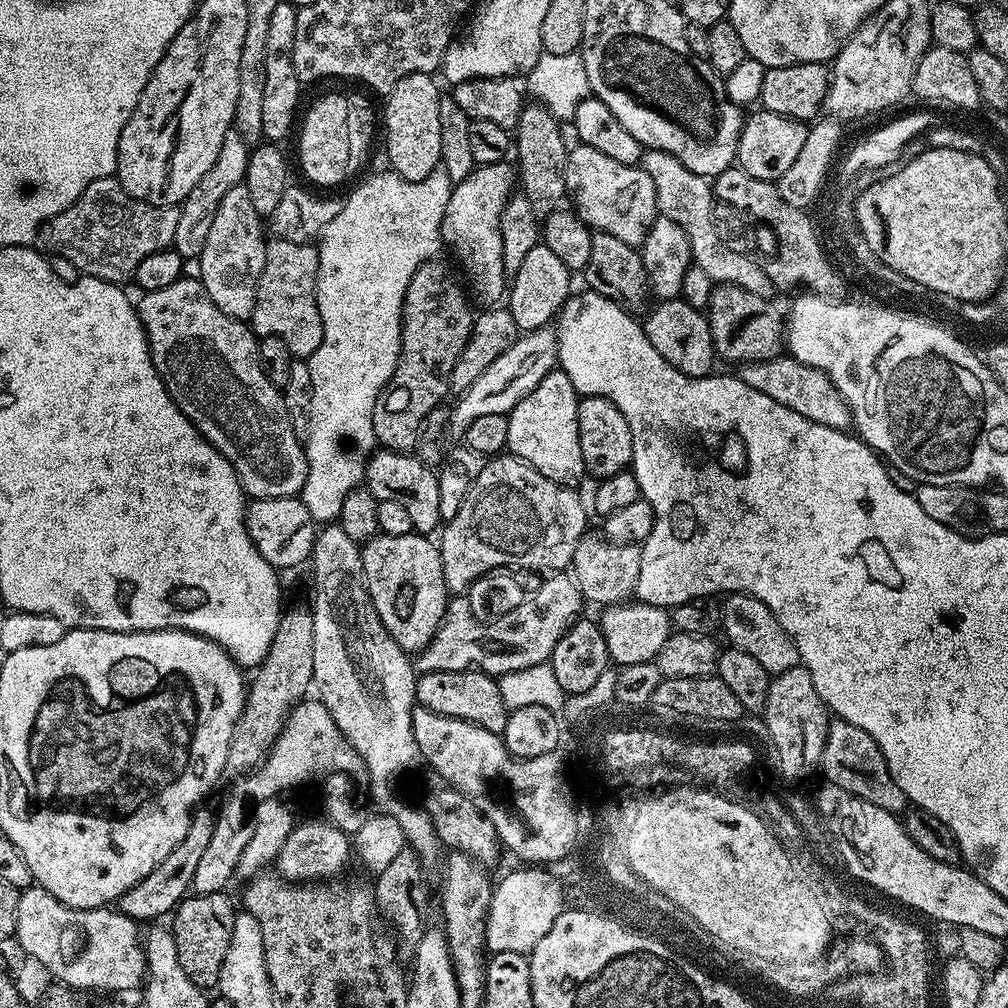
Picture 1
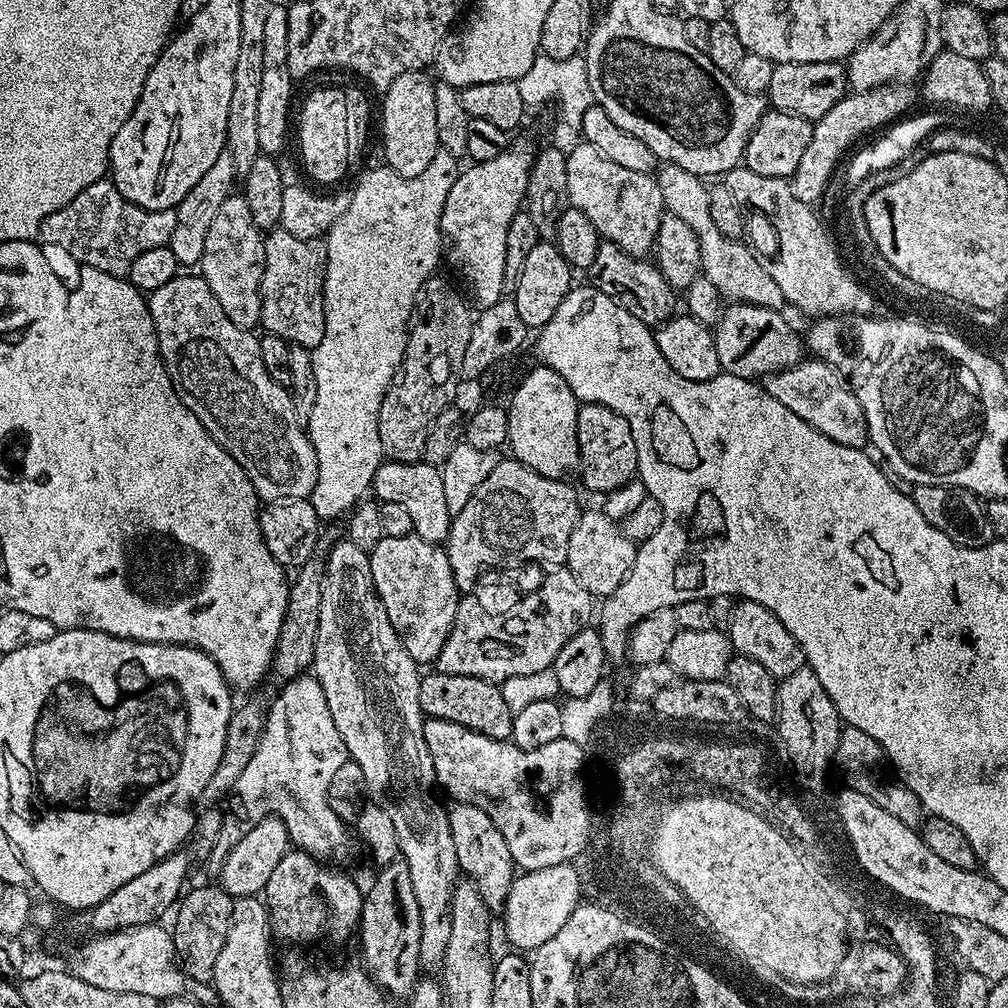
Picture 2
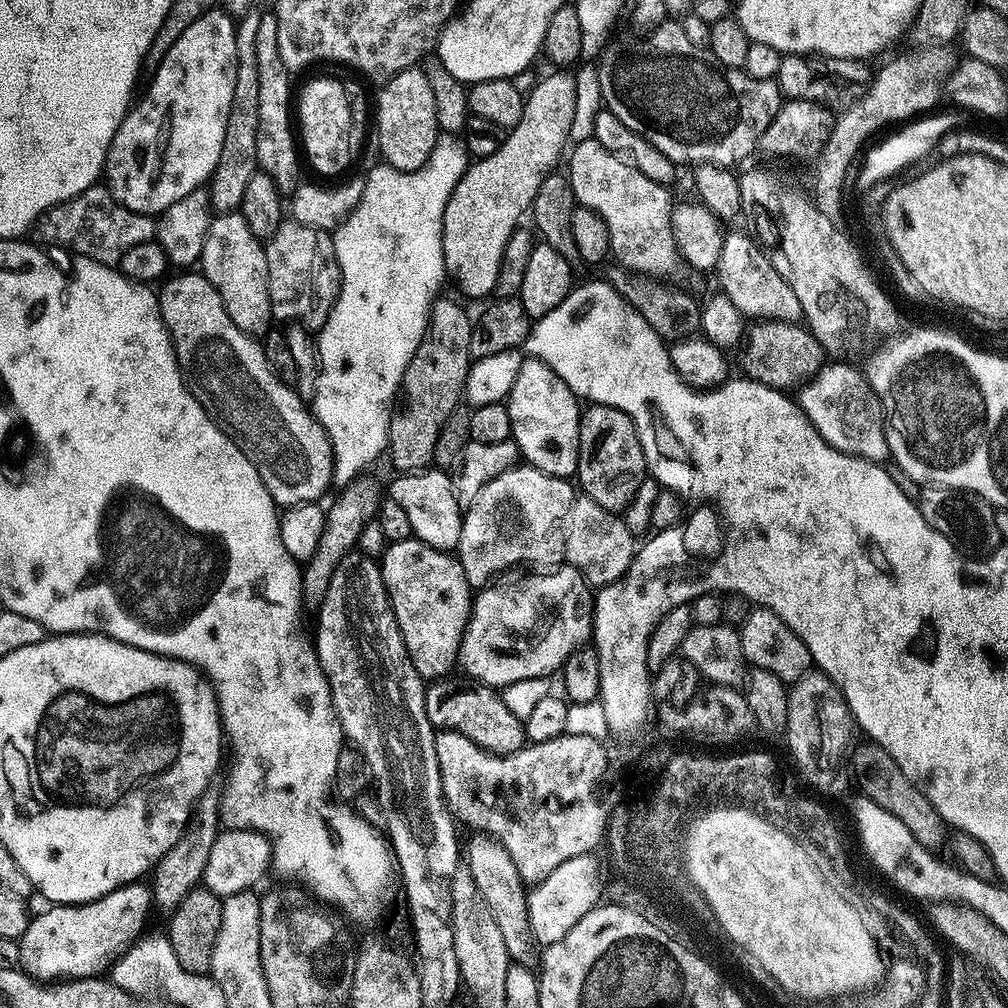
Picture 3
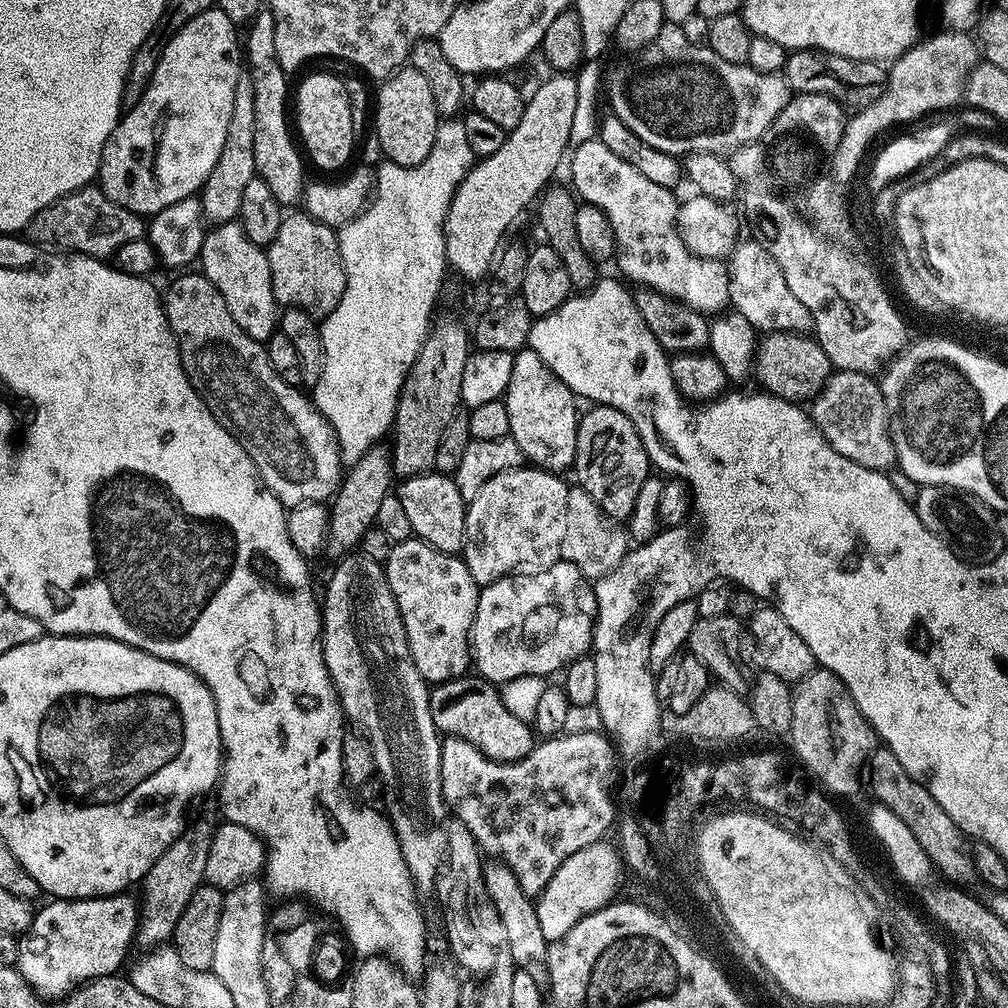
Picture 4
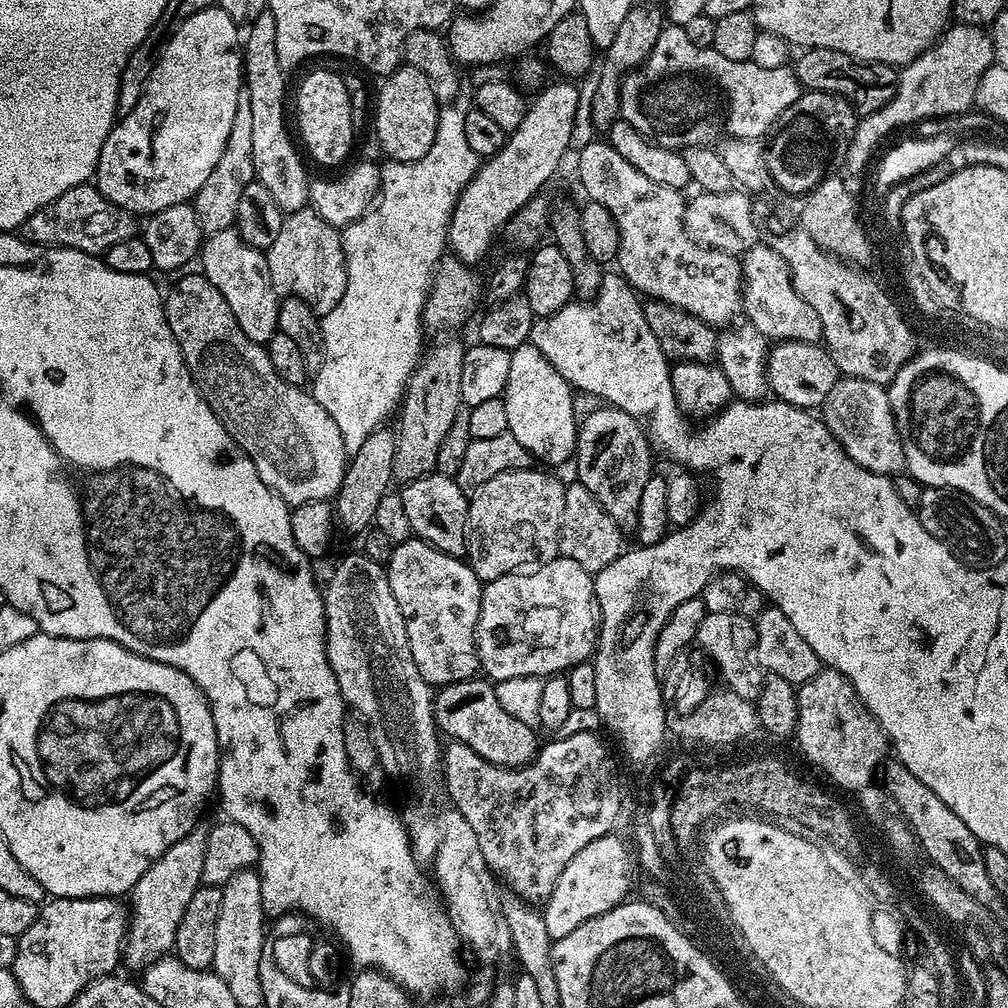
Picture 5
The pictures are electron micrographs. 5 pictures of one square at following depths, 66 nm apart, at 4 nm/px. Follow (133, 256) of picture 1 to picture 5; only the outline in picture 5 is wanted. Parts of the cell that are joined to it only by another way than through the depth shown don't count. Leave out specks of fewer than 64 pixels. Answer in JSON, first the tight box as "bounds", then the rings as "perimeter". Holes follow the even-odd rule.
{"bounds":[18,182,138,257],"perimeter":[[[85,182],[66,190],[66,194],[58,194],[54,202],[46,202],[26,222],[21,224],[18,232],[29,244],[42,244],[45,248],[73,248],[94,257],[108,252],[114,242],[122,242],[126,238],[137,235],[138,220],[125,208],[114,206],[96,189],[95,183]]]}

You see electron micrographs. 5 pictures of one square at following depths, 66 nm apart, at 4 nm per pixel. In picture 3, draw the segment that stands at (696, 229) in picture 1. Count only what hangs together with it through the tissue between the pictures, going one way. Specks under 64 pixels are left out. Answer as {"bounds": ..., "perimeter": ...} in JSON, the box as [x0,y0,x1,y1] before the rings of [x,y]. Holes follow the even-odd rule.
{"bounds":[714,230,800,321],"perimeter":[[[740,230],[729,231],[732,233],[723,237],[716,259],[714,275],[720,279],[719,291],[730,298],[730,302],[734,302],[736,309],[745,318],[799,321],[800,303],[794,290],[790,290],[786,278],[780,273],[779,267],[773,261],[772,264],[768,261],[767,254],[750,237],[736,231]]]}

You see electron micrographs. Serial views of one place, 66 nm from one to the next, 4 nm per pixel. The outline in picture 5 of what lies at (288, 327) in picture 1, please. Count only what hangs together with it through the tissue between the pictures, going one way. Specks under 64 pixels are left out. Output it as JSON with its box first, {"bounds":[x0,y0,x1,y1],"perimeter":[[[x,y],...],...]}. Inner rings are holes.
{"bounds":[266,206,348,318],"perimeter":[[[305,206],[285,215],[282,230],[278,230],[278,238],[274,238],[274,246],[267,248],[266,255],[268,280],[281,297],[298,297],[321,318],[342,302],[342,294],[346,294],[348,285],[344,237],[341,229],[322,219],[312,207]]]}

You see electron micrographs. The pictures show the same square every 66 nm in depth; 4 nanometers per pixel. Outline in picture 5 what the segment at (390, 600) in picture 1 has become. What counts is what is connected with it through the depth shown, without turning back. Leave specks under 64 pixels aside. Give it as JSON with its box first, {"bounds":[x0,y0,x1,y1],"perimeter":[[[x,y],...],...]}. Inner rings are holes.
{"bounds":[386,538,482,686],"perimeter":[[[413,538],[397,544],[386,565],[390,590],[406,626],[406,638],[410,642],[410,654],[414,654],[414,666],[429,686],[443,686],[471,680],[481,671],[480,659],[476,653],[476,627],[480,617],[480,593],[482,582],[474,570],[461,557],[451,556],[438,550],[433,544]]]}

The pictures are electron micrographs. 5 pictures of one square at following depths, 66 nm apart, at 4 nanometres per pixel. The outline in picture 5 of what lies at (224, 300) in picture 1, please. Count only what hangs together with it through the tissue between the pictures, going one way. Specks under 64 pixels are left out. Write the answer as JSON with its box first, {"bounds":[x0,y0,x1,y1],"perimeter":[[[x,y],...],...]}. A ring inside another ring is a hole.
{"bounds":[198,227,280,345],"perimeter":[[[235,227],[221,232],[211,233],[203,241],[198,253],[198,264],[201,264],[202,275],[214,286],[218,286],[218,294],[226,298],[226,306],[230,306],[230,314],[238,322],[242,334],[253,340],[255,344],[267,345],[269,338],[278,331],[278,310],[280,300],[278,293],[268,280],[268,258],[261,249],[250,246],[236,233]]]}

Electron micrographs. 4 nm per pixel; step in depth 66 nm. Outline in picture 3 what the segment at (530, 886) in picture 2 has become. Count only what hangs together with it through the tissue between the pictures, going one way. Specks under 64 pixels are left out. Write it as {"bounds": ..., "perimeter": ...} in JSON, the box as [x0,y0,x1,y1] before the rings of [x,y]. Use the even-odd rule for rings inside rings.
{"bounds":[528,855,602,946],"perimeter":[[[591,855],[570,858],[558,866],[540,884],[535,885],[528,895],[528,926],[533,941],[547,946],[566,938],[566,934],[582,919],[591,908],[602,900],[602,879]]]}

